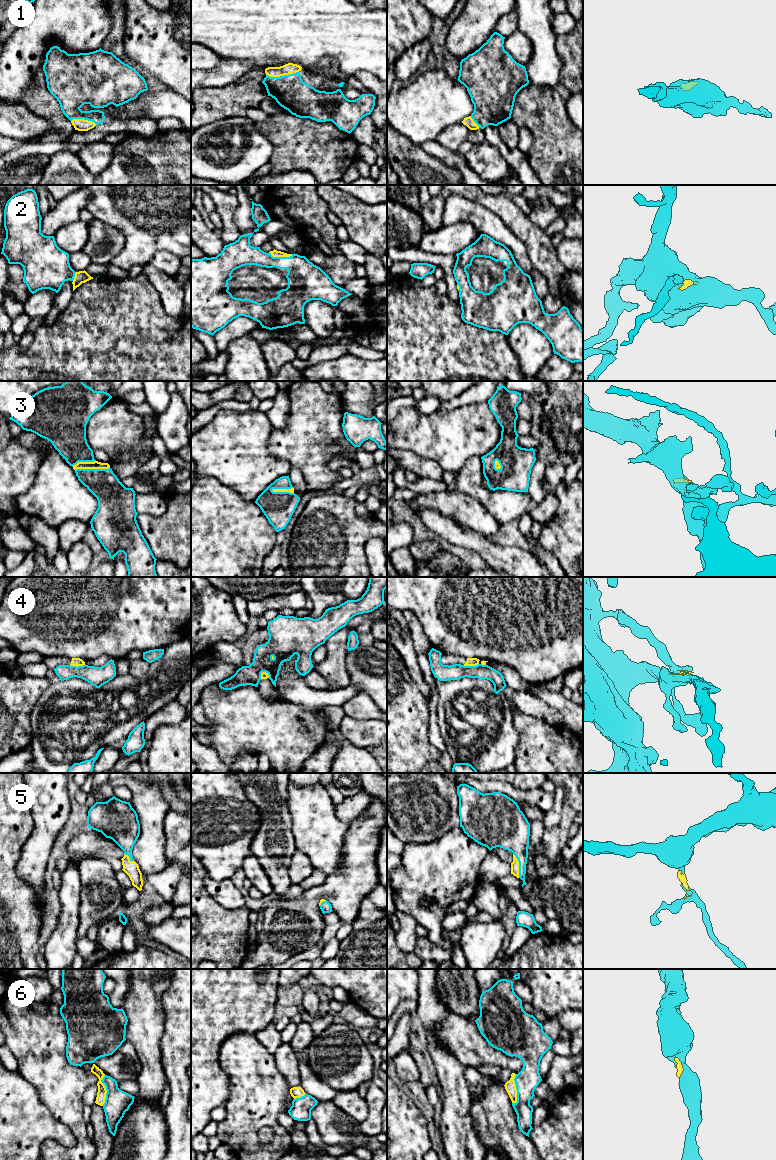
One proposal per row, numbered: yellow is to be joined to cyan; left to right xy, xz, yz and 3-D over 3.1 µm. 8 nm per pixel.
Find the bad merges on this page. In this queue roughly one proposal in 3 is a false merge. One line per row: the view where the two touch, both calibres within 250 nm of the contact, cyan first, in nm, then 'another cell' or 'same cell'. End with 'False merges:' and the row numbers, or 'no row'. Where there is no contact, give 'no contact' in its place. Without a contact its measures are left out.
1: xz | 280/90 nm | same cell
2: xz | 280/60 nm | same cell
3: xz | 260/40 nm | same cell
4: xy | 160/70 nm | another cell
5: yz | 260/60 nm | same cell
6: yz | 190/90 nm | another cell
False merges: 4, 6

